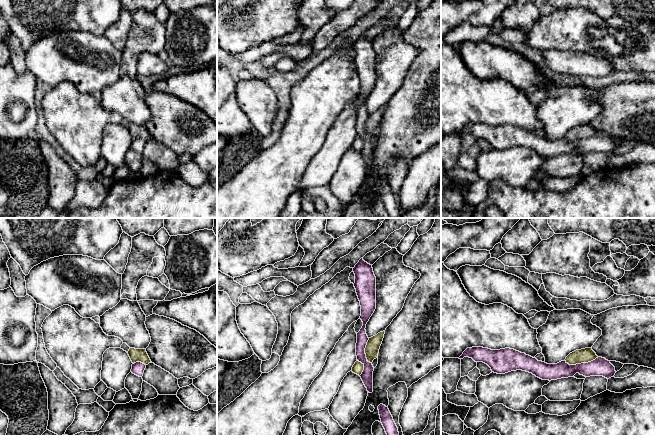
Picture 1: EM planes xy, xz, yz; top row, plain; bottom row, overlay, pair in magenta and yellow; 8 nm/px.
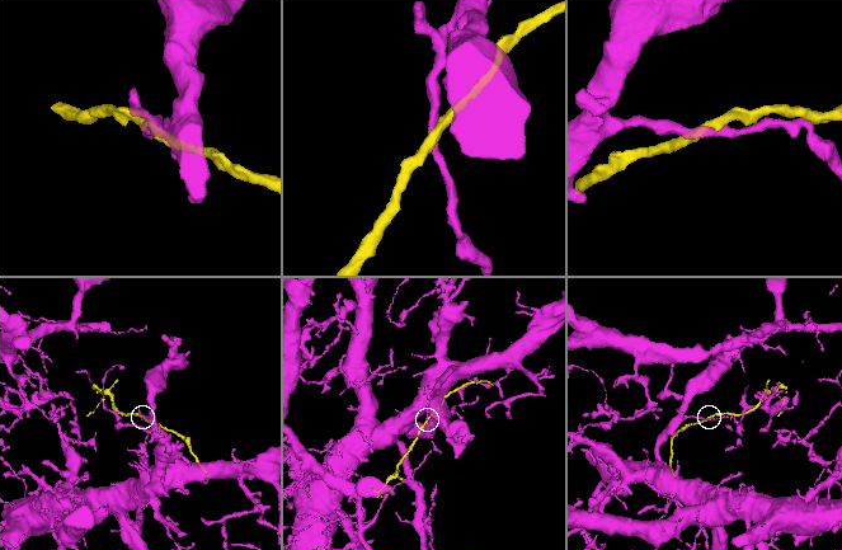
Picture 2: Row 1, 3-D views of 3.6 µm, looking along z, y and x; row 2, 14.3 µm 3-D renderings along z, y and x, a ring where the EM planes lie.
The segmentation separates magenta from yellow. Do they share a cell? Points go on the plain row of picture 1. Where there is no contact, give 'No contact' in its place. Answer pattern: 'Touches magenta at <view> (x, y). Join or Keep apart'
Touches magenta at yz (581, 139). Join

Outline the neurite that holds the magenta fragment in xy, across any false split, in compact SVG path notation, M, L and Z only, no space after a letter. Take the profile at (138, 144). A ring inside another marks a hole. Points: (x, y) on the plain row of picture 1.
M130 124L127 129L133 139L131 148L139 153L142 153L146 142L151 139L146 125Z

